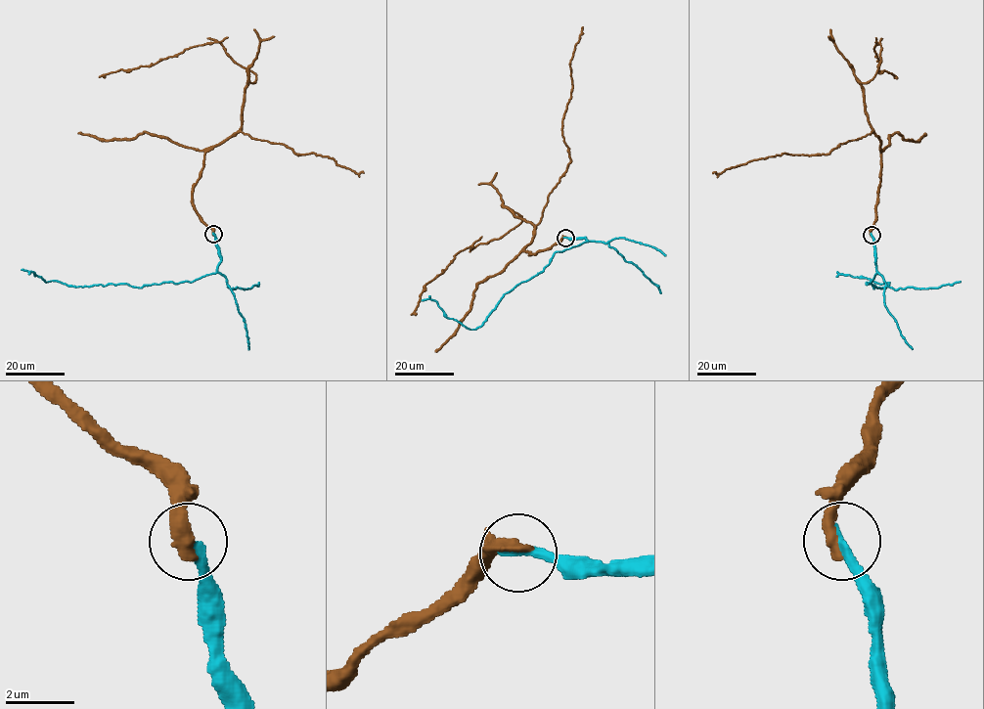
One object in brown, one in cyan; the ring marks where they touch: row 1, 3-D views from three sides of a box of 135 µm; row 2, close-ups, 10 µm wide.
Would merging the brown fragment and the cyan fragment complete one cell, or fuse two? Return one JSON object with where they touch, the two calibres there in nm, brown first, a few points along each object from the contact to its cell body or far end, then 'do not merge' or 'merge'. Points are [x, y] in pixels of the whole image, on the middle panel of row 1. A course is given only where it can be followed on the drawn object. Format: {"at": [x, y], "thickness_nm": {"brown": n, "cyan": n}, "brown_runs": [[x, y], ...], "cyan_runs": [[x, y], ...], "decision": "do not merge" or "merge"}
{"at": [565, 238], "thickness_nm": {"brown": 440, "cyan": 340}, "brown_runs": [[565, 237], [535, 254], [523, 251], [534, 225], [514, 212], [521, 221], [458, 251], [426, 283], [411, 315]], "cyan_runs": [[565, 238], [588, 241], [554, 253], [541, 272], [507, 291], [474, 330], [448, 318], [436, 301], [422, 300]], "decision": "merge"}

